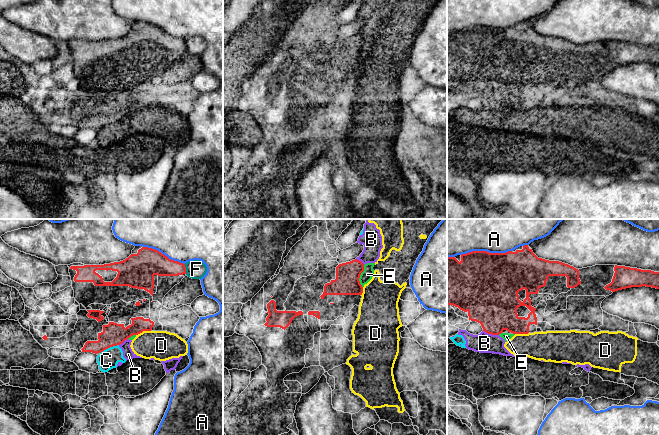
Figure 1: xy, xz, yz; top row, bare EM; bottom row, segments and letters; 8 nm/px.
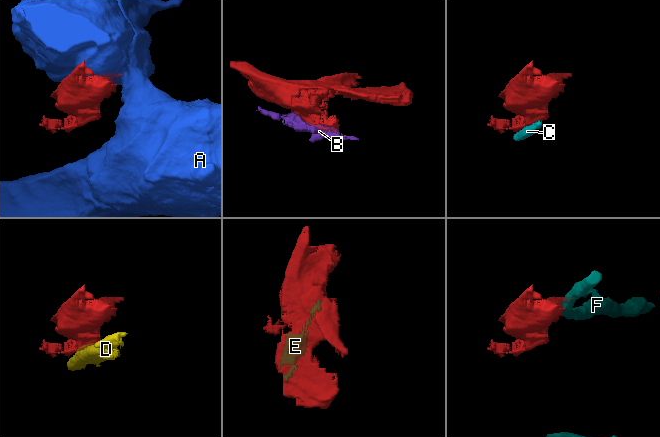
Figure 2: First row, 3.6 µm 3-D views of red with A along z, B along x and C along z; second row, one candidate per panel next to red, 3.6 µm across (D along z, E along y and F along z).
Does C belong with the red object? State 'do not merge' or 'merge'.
do not merge

